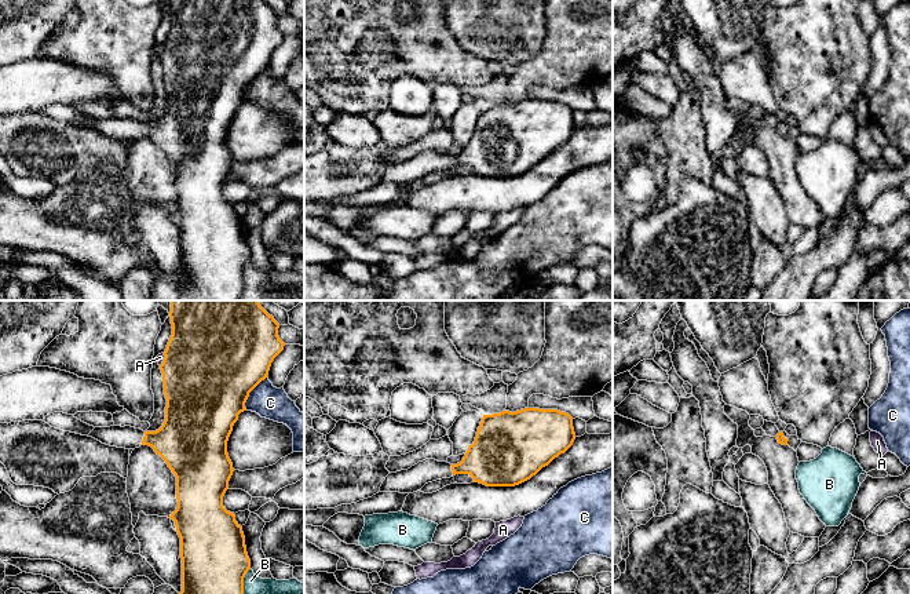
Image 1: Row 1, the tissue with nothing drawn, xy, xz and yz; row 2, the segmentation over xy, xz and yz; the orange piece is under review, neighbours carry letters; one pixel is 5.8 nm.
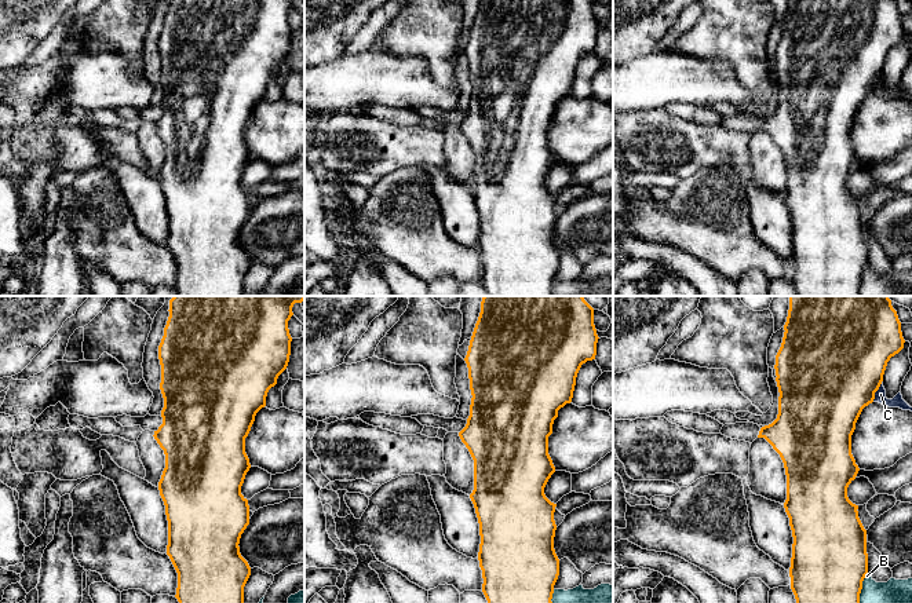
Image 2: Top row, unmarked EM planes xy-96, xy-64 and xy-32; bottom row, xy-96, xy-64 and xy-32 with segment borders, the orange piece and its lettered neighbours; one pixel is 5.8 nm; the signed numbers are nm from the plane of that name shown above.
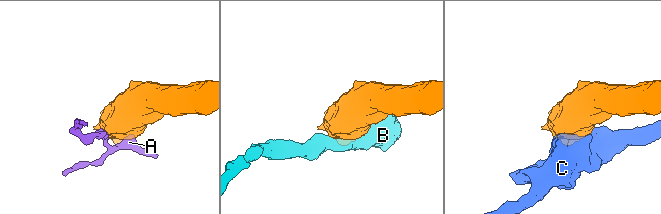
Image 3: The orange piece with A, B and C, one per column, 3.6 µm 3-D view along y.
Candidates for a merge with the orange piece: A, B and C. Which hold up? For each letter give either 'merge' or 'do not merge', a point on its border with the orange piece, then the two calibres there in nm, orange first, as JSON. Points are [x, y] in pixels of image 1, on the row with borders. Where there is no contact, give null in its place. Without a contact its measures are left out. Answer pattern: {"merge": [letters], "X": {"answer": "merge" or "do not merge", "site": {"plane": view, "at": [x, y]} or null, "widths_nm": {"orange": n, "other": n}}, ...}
{"merge": [], "A": {"answer": "do not merge", "site": {"plane": "xy", "at": [164, 360]}, "widths_nm": {"orange": 500, "other": 50}}, "B": {"answer": "do not merge", "site": {"plane": "xy", "at": [242, 580]}, "widths_nm": {"orange": 380, "other": 110}}, "C": {"answer": "do not merge", "site": {"plane": "xy", "at": [249, 392]}, "widths_nm": {"orange": 500, "other": 190}}}

